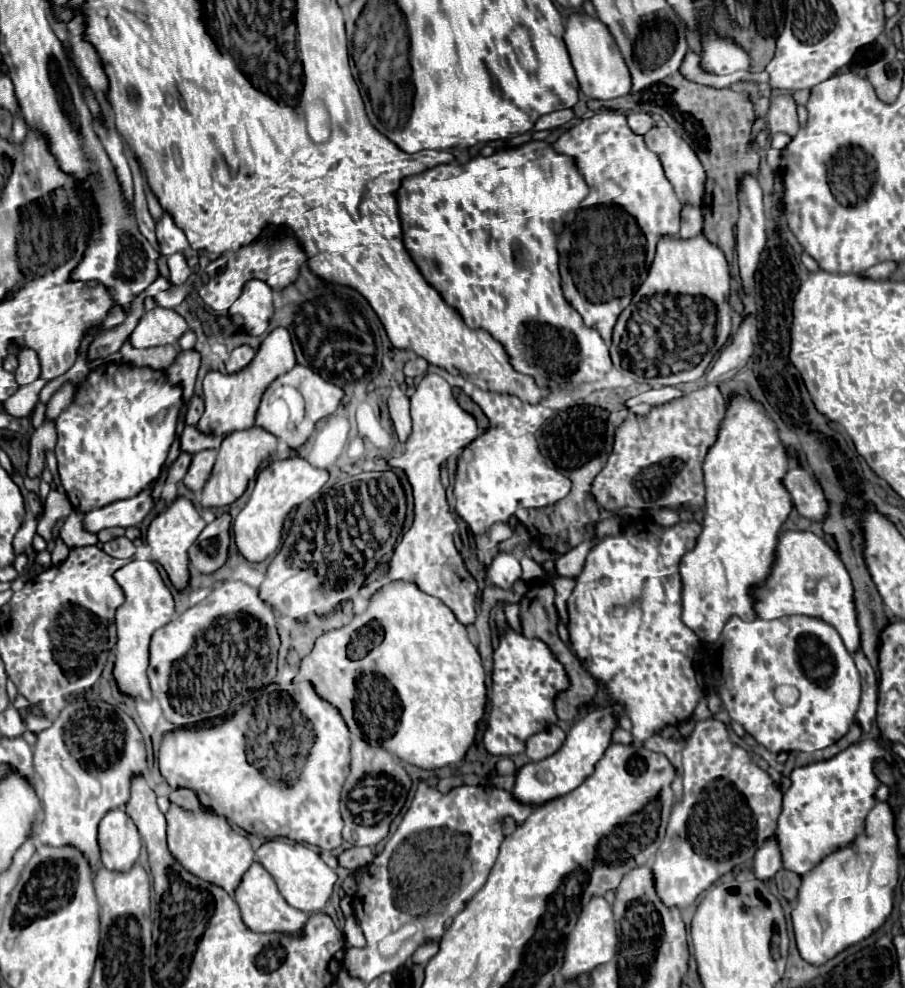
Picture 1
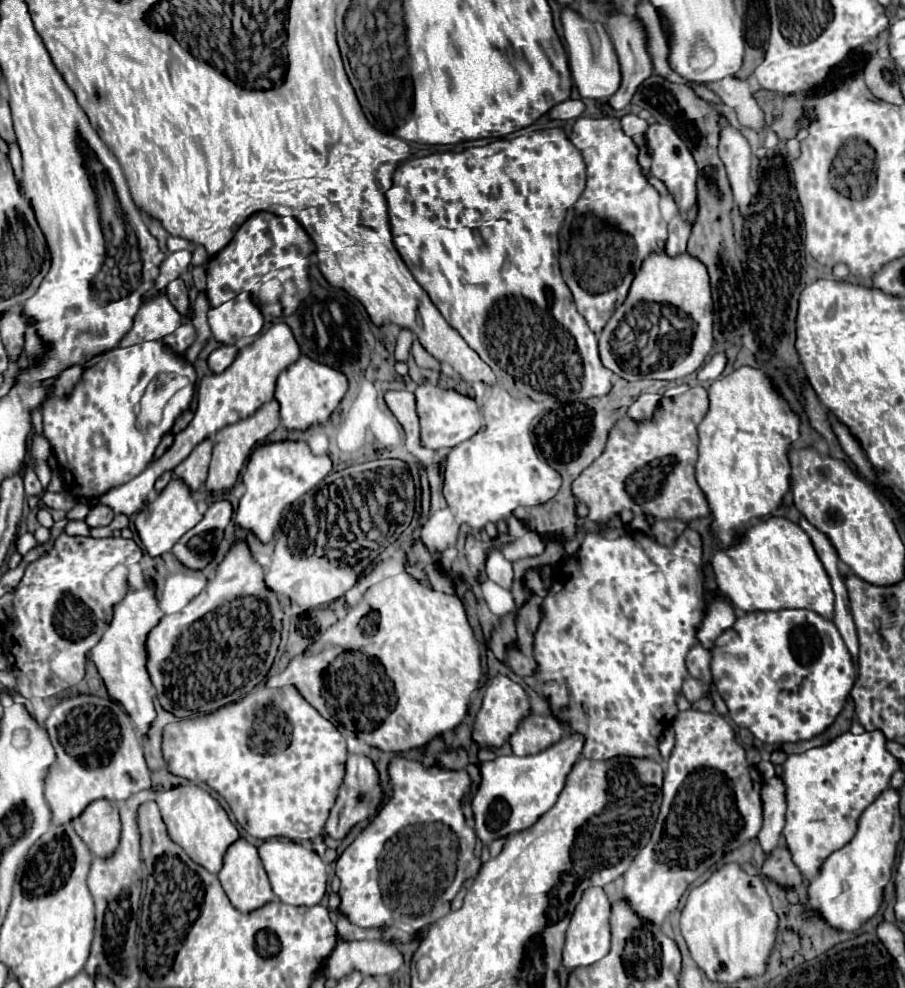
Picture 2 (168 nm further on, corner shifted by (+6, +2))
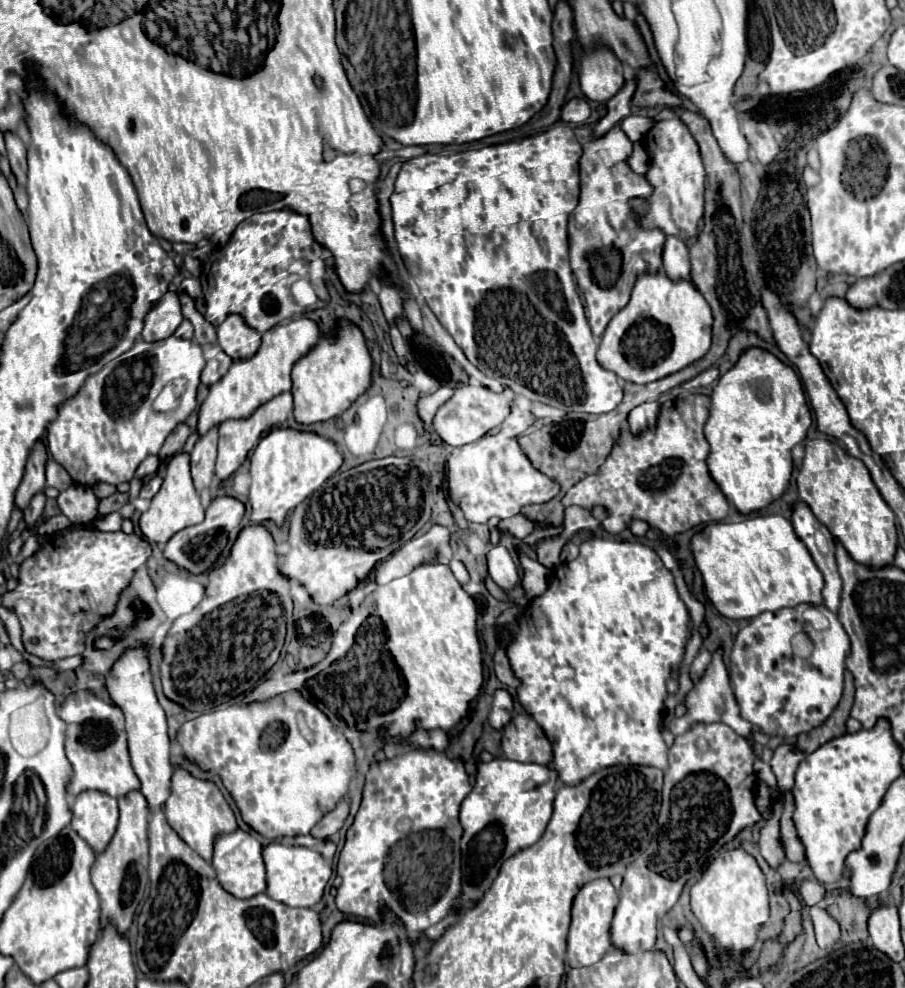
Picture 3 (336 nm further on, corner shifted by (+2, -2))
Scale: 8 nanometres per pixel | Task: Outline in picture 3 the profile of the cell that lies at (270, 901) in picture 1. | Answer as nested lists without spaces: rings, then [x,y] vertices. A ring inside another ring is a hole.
[[[241,828],[215,838],[211,864],[217,872],[219,884],[229,894],[233,894],[237,898],[255,896],[257,892],[263,892],[265,886],[267,886],[267,882],[265,882],[265,864],[263,864],[263,858],[261,858],[261,844],[249,832],[243,832]]]

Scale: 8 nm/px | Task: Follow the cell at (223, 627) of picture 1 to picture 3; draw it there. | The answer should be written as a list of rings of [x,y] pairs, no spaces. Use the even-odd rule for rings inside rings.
[[[261,524],[245,526],[225,564],[209,572],[209,586],[201,604],[173,622],[161,662],[163,692],[169,700],[197,712],[213,708],[179,728],[177,740],[183,752],[189,760],[197,760],[205,770],[221,776],[243,820],[269,840],[309,834],[313,824],[345,798],[357,774],[349,740],[299,692],[285,692],[269,702],[241,703],[243,694],[251,692],[277,662],[285,640],[283,616],[291,612],[289,578],[279,572],[271,532]],[[299,710],[307,714],[317,732],[315,744],[307,744],[297,730],[293,718]],[[271,720],[281,720],[287,726],[287,736],[281,748],[265,754],[261,732]]]

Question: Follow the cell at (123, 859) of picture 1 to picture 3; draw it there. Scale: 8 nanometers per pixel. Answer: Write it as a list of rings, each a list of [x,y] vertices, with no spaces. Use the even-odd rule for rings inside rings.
[[[87,790],[87,792],[81,792],[79,796],[75,796],[73,800],[73,822],[71,822],[71,828],[93,848],[93,852],[103,852],[109,844],[109,840],[113,838],[113,832],[117,828],[117,818],[119,818],[119,812],[117,812],[117,800],[111,798],[109,794],[105,792],[99,792],[99,790]]]

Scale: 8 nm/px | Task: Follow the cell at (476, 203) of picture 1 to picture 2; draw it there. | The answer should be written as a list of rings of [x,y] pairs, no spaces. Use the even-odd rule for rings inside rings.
[[[551,128],[513,140],[495,140],[459,154],[411,158],[395,170],[393,186],[385,194],[395,248],[441,316],[497,372],[503,384],[543,402],[545,408],[551,408],[555,400],[573,402],[605,396],[611,390],[613,374],[599,358],[597,338],[577,312],[557,260],[559,228],[583,190],[581,152],[569,144],[561,128]]]

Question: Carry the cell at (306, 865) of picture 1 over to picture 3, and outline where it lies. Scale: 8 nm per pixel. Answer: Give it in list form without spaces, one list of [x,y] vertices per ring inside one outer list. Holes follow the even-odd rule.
[[[271,842],[263,848],[263,862],[267,870],[267,896],[291,906],[291,908],[311,908],[323,896],[325,884],[331,878],[331,864],[315,850],[305,846],[285,846],[281,842]]]

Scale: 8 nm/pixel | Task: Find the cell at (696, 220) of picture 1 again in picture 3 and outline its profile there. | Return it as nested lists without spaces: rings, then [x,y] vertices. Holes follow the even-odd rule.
[[[669,236],[663,248],[663,268],[671,280],[691,280],[689,252],[683,240]]]

